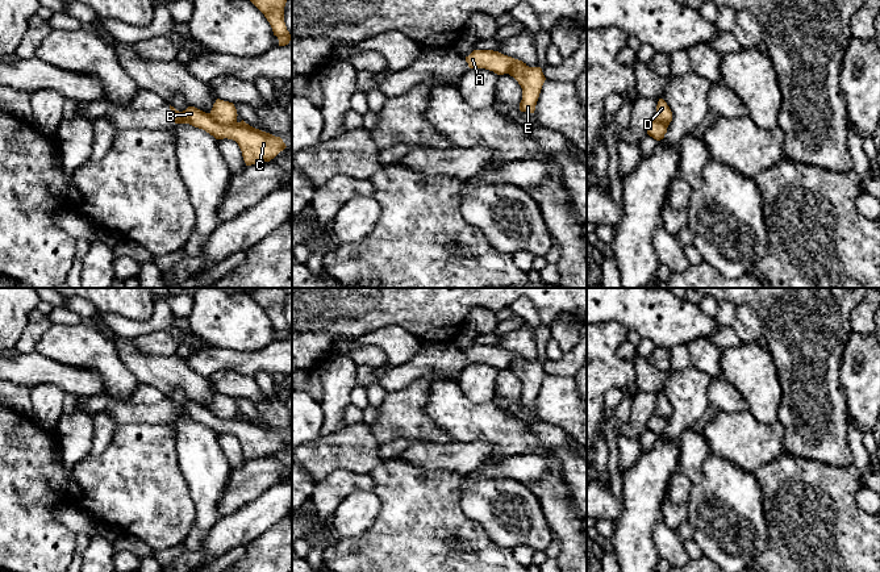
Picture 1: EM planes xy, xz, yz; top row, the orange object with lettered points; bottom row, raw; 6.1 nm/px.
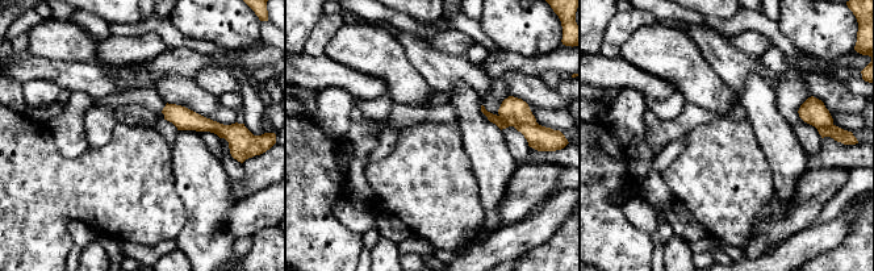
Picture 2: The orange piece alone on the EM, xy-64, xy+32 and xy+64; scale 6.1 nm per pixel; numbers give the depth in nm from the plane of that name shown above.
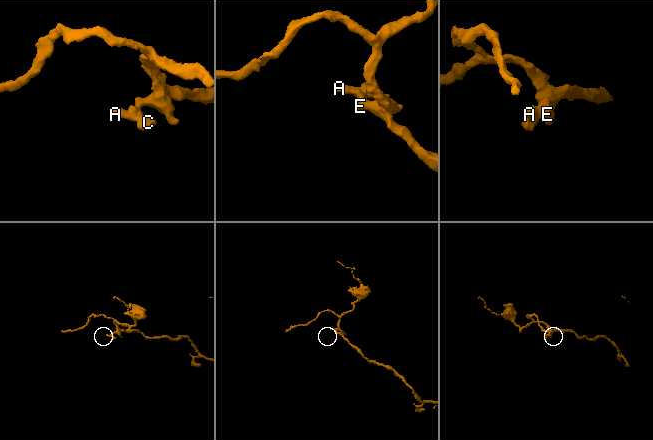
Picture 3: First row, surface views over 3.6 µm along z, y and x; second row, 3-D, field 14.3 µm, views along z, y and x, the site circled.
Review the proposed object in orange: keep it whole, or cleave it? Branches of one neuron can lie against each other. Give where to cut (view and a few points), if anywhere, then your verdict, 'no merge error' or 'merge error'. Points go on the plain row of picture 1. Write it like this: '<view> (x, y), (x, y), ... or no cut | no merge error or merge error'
xy (208, 408), (221, 418), (245, 418) | merge error

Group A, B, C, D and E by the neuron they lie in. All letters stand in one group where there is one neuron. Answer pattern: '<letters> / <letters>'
A B C / D E

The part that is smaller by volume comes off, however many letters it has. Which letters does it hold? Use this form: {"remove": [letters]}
{"remove": ["A", "B", "C"]}

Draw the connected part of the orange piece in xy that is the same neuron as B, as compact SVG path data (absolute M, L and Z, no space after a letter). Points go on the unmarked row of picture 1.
M170 400L175 418L189 418L203 423L216 434L233 434L238 438L246 460L270 456L287 441L280 431L262 426L249 418L221 419L209 408L195 401L179 406Z

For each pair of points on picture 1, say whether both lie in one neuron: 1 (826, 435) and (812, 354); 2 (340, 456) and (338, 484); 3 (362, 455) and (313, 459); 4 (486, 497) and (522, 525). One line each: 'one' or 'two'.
1: one
2: two
3: one
4: one

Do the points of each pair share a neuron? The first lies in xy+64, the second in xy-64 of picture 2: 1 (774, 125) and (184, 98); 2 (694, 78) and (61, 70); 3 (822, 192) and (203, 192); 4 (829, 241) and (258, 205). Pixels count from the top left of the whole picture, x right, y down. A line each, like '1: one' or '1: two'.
1: two
2: two
3: two
4: one

